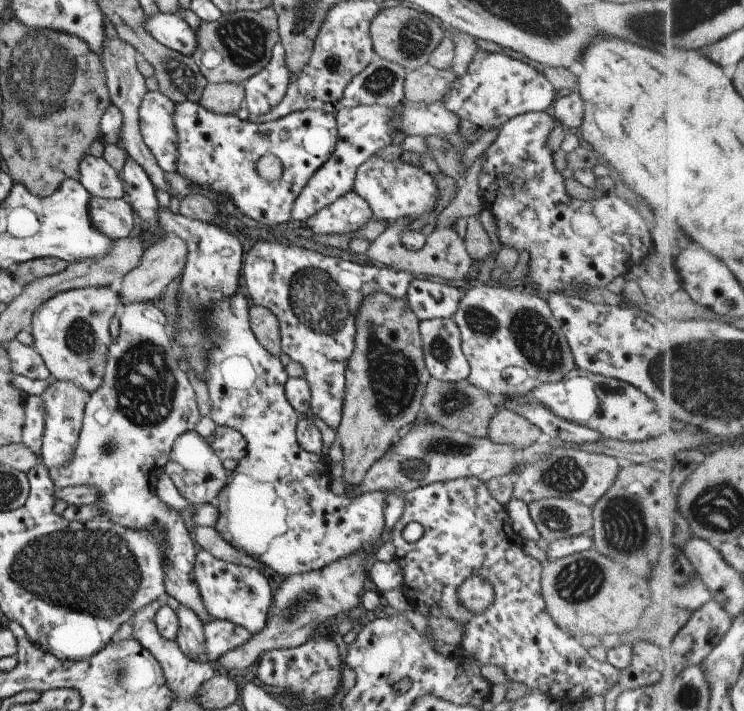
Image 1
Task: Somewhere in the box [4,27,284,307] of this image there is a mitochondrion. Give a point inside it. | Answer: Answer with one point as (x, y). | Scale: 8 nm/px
(41, 68)

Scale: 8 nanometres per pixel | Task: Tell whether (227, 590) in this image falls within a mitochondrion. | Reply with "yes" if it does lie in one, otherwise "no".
no

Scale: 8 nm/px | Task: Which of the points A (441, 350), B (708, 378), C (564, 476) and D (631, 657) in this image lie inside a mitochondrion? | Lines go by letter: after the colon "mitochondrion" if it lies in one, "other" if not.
A: mitochondrion
B: mitochondrion
C: mitochondrion
D: other

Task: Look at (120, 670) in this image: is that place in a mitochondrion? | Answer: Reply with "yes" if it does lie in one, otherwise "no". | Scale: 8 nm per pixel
yes

